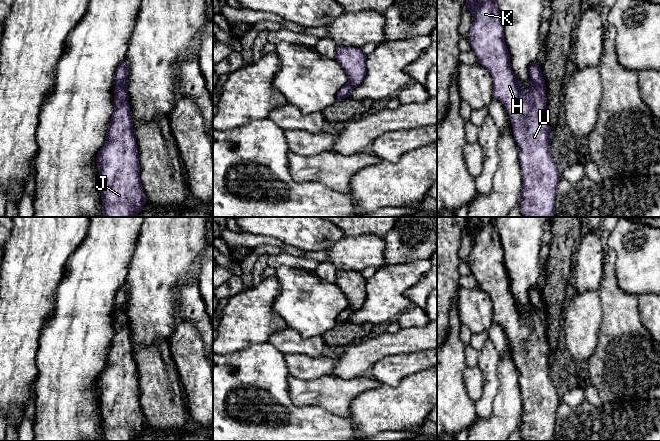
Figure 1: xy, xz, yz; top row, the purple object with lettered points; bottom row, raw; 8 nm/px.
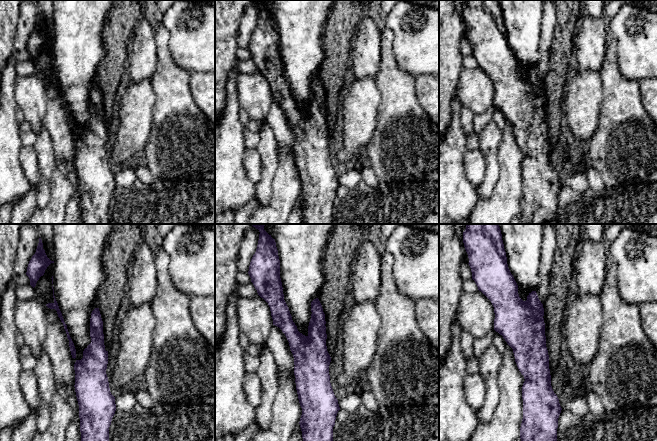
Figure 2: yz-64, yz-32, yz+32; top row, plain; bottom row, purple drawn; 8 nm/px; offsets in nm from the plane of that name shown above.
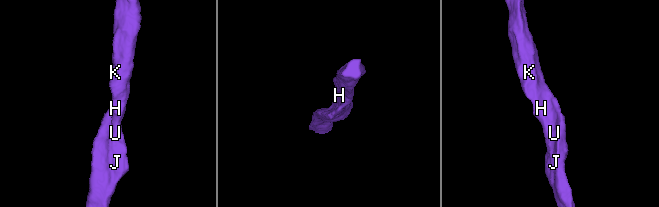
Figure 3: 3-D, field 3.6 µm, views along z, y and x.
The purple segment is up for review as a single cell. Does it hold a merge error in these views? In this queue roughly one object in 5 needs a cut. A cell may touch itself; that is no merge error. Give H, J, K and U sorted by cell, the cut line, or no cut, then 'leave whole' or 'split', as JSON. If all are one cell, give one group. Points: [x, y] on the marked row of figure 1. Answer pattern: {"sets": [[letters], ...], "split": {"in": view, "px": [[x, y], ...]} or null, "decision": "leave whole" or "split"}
{"sets": [["H", "J", "K", "U"]], "split": null, "decision": "leave whole"}

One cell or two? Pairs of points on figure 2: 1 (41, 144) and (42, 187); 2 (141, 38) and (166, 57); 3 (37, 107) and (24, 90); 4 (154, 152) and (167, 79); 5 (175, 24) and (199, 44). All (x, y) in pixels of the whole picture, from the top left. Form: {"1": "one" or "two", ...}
{"1": "one", "2": "two", "3": "one", "4": "one", "5": "one"}

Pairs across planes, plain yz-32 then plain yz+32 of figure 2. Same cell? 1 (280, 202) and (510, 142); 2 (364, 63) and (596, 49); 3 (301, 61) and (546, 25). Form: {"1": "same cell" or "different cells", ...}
{"1": "same cell", "2": "same cell", "3": "different cells"}

